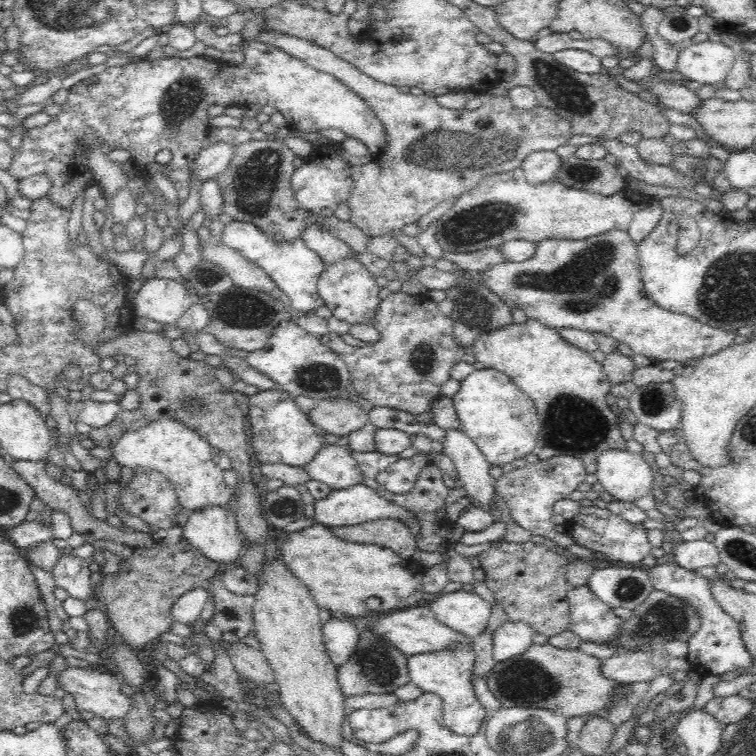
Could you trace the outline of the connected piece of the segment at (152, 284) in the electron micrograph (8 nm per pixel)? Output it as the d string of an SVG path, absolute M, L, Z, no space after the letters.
M160 277L150 279L136 294L134 301L130 302L135 318L150 318L158 326L176 323L195 303L193 296L188 295L186 289L180 285L180 280Z

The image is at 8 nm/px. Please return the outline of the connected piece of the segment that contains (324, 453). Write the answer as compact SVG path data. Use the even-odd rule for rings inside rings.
M324 444L318 451L318 454L306 462L303 469L308 473L309 480L318 480L328 484L333 491L346 490L350 486L356 486L362 483L361 470L358 468L358 463L347 447L340 445Z

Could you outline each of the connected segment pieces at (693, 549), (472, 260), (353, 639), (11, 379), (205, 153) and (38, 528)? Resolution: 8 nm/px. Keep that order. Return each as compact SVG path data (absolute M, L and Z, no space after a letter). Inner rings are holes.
M706 539L677 543L671 548L674 550L674 563L685 570L716 567L720 563L715 545Z
M489 248L473 253L451 253L443 251L443 258L453 262L457 269L481 273L490 270L497 264L508 262L500 249Z
M333 616L323 624L322 635L325 648L335 665L340 666L354 654L358 645L359 632L354 623Z
M14 372L6 378L6 394L13 400L25 400L36 406L39 412L46 416L50 413L50 405L46 399L46 390L32 384L23 374Z
M213 141L209 148L202 150L196 156L192 166L194 172L191 172L190 177L202 178L204 181L208 178L216 178L218 174L228 169L238 146L240 144L233 142Z
M39 519L33 522L25 521L20 526L5 529L4 532L9 542L18 548L28 549L36 544L55 539L52 524L46 524Z

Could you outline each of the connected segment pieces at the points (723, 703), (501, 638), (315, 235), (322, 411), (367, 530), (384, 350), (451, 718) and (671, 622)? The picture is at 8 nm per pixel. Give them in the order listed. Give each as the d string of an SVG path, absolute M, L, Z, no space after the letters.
M737 693L730 696L715 696L706 703L705 711L714 715L723 725L742 720L752 710L753 700L748 693Z
M504 622L493 634L493 654L497 663L526 653L533 646L534 632L525 622Z
M320 225L306 227L306 230L302 231L301 237L310 250L318 253L326 265L333 265L350 257L359 256L348 242L336 238L326 229L322 229Z
M340 397L317 401L307 417L315 427L339 437L347 437L369 423L368 413L358 403Z
M378 520L357 526L330 527L329 530L344 542L385 547L402 560L411 559L419 550L409 524L398 520Z
M404 292L392 294L386 300L382 300L374 316L370 318L370 324L379 332L376 341L367 342L366 346L352 346L342 340L338 333L330 331L321 336L322 344L337 354L348 367L349 385L347 391L352 394L370 400L374 406L405 410L414 415L418 422L426 427L436 425L432 404L442 396L440 388L450 380L450 371L456 364L464 360L467 348L457 342L454 334L453 320L451 317L444 317L437 304L427 296L408 296Z
M469 648L442 654L422 654L407 658L410 680L423 692L437 694L443 702L443 723L456 734L473 735L485 720L485 708L476 693L473 674L475 658Z
M654 589L650 596L640 606L631 610L630 618L620 620L617 638L612 642L584 642L579 647L581 652L593 655L602 660L610 660L620 654L630 654L641 651L645 646L650 649L664 648L669 641L687 643L698 634L701 627L701 616L695 606L689 602L672 596L666 592Z

